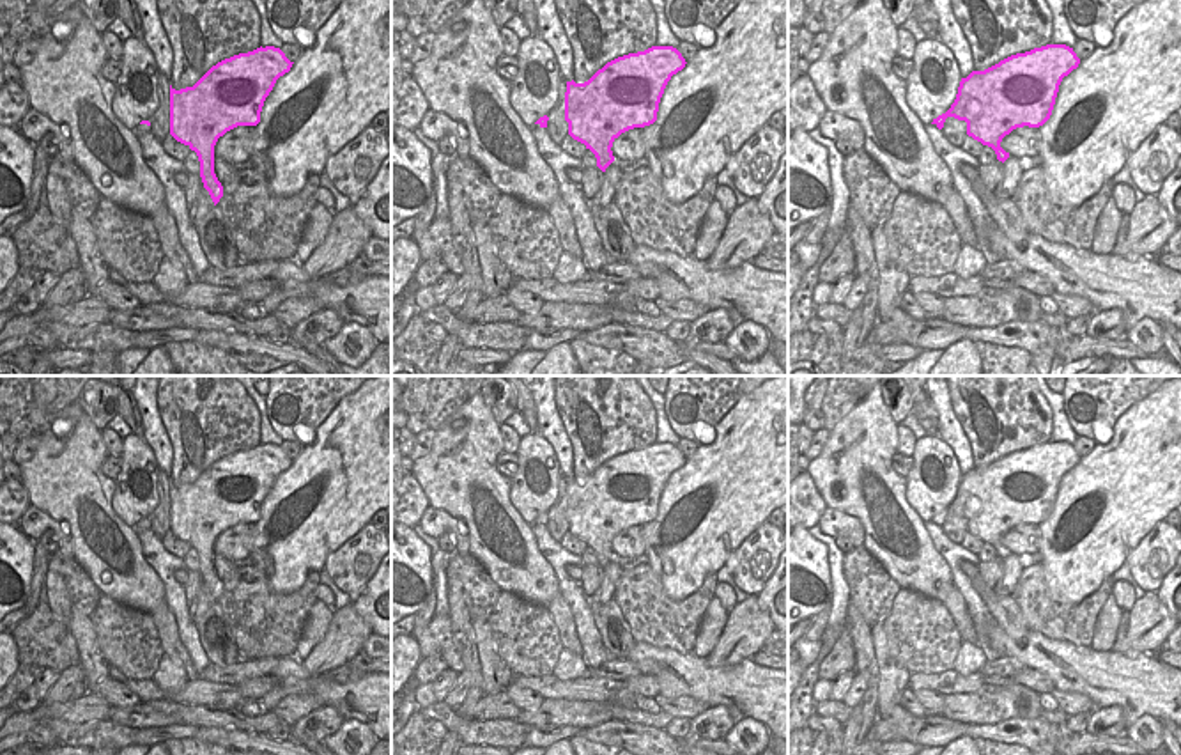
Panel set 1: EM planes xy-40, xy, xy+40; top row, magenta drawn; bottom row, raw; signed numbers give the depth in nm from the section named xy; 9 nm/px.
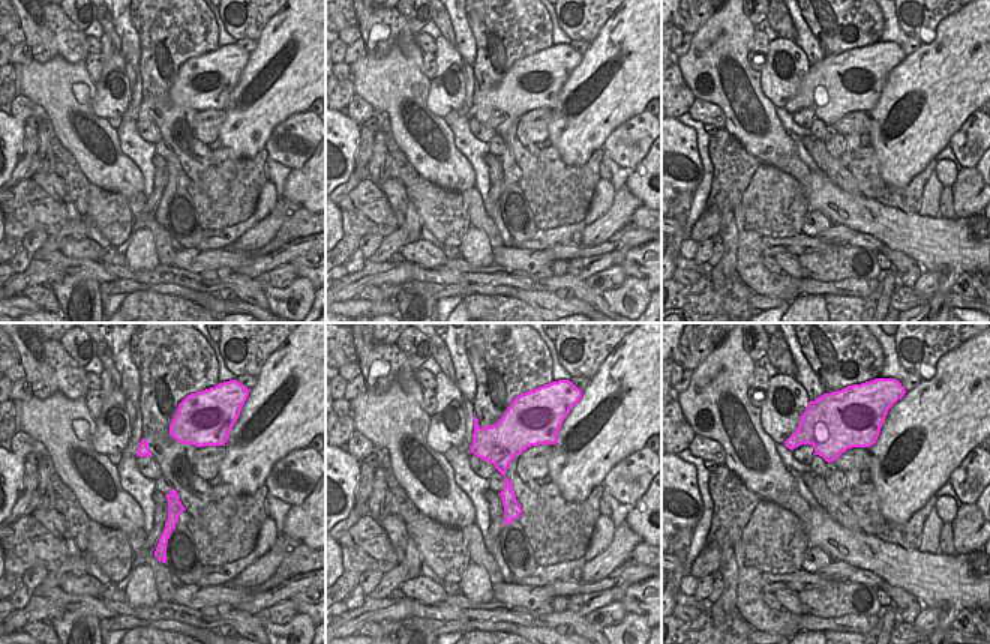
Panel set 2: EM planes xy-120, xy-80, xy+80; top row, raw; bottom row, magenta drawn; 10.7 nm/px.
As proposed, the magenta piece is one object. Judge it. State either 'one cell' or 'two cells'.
two cells

